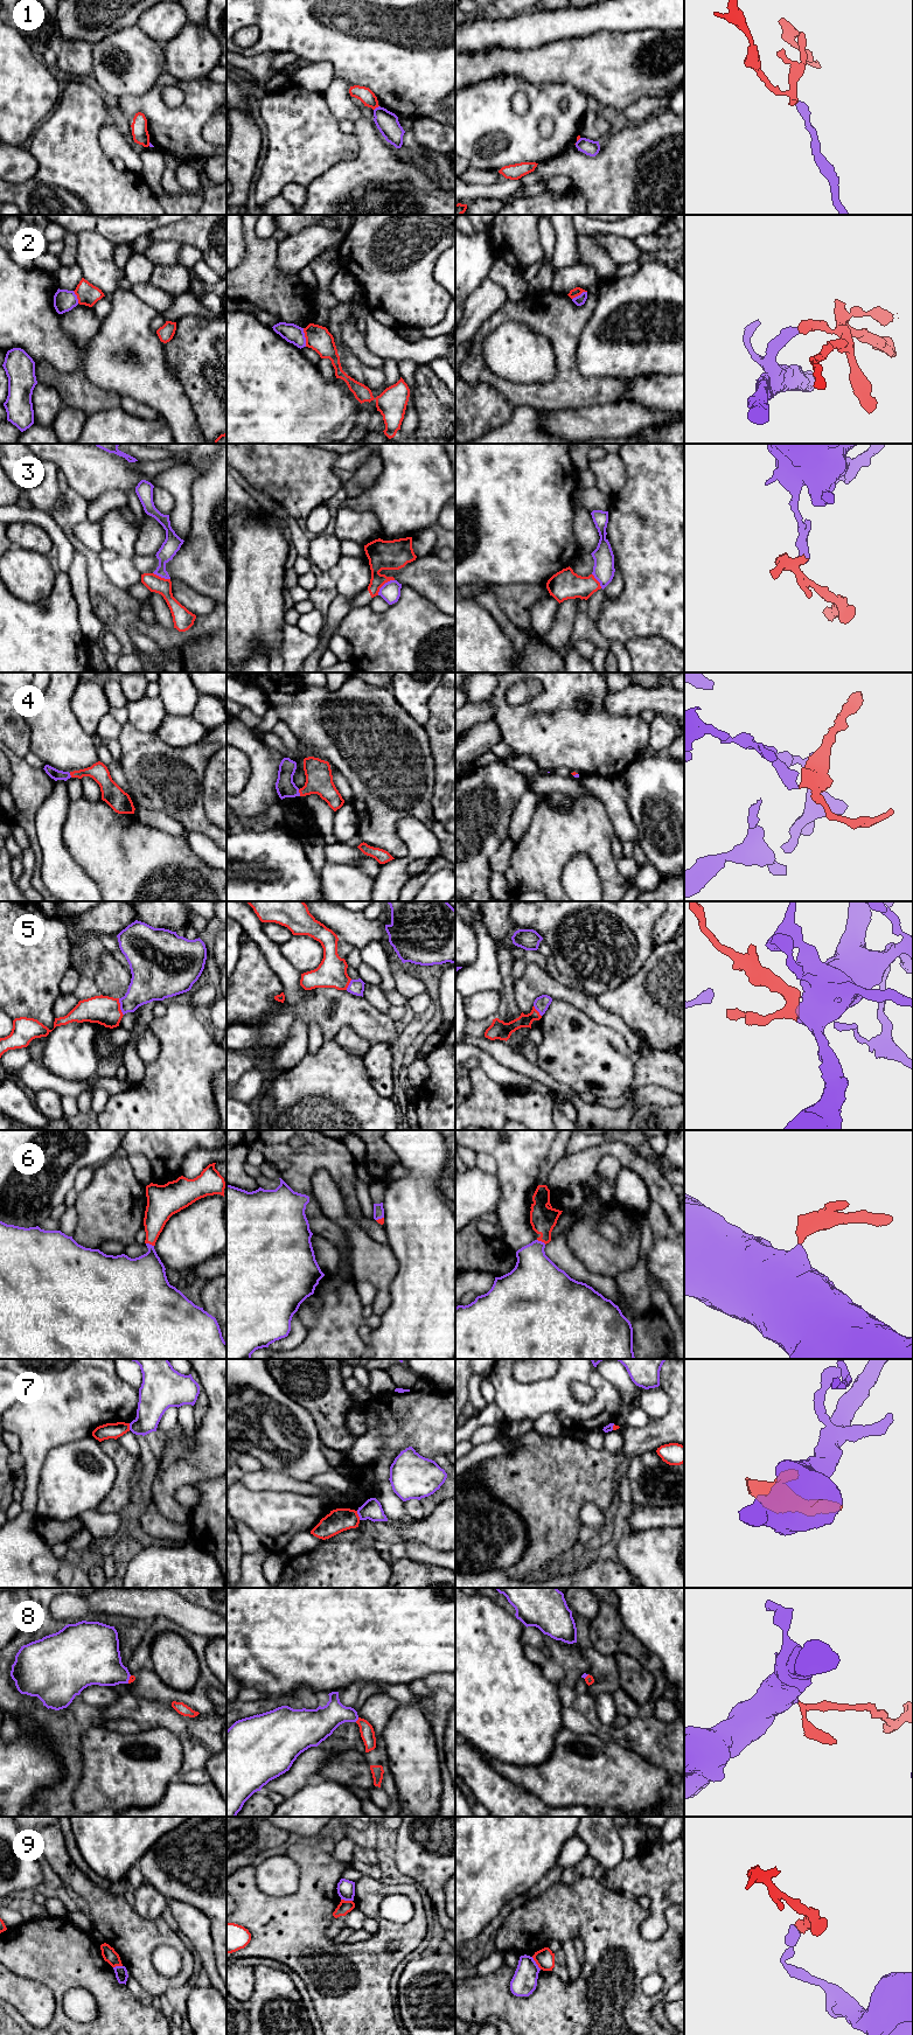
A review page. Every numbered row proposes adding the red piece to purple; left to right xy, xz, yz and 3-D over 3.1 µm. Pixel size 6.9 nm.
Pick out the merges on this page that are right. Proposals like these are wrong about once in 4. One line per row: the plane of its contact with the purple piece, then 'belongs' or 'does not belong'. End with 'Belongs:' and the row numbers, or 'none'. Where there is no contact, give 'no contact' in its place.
1: contact in xz; does not belong
2: contact in xz; does not belong
3: contact in xz; does not belong
4: contact in xz; belongs
5: contact in xy; belongs
6: contact in yz; belongs
7: contact in xz; does not belong
8: contact in xz; belongs
9: contact in yz; does not belong
Belongs: 4, 5, 6, 8

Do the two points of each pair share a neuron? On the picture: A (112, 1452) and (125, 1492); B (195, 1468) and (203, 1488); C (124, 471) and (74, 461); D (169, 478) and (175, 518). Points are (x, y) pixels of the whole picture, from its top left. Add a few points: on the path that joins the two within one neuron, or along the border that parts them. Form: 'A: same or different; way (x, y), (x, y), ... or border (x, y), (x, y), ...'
A: same; way (122, 1462), (125, 1465), (125, 1483)
B: different; border (214, 1476), (193, 1484)
C: same; way (111, 471), (90, 471), (86, 467)
D: same; way (180, 488), (180, 508)

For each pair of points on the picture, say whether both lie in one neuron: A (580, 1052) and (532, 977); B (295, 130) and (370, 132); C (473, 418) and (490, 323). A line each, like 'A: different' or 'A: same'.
A: different
B: different
C: different

